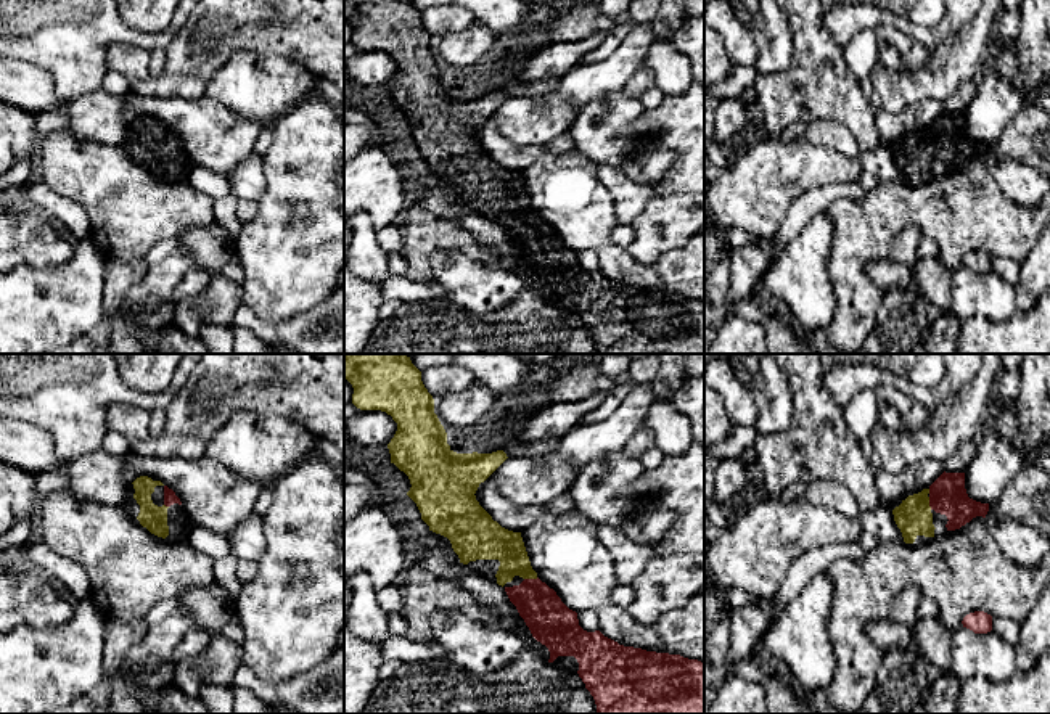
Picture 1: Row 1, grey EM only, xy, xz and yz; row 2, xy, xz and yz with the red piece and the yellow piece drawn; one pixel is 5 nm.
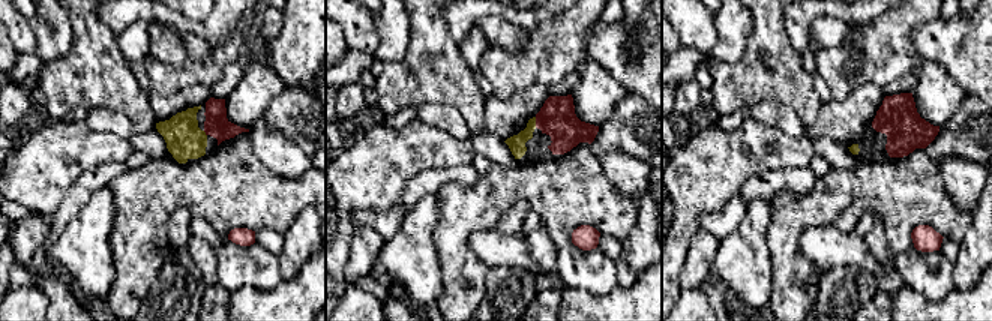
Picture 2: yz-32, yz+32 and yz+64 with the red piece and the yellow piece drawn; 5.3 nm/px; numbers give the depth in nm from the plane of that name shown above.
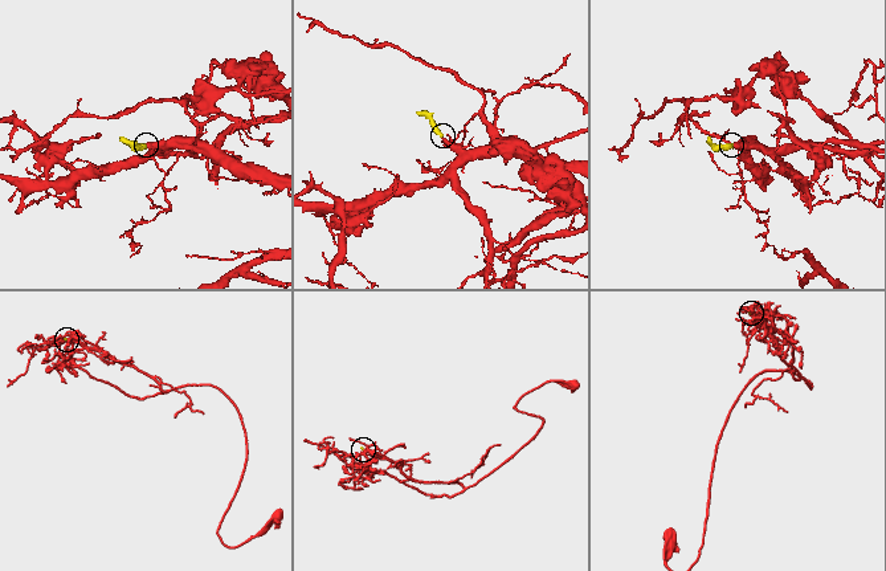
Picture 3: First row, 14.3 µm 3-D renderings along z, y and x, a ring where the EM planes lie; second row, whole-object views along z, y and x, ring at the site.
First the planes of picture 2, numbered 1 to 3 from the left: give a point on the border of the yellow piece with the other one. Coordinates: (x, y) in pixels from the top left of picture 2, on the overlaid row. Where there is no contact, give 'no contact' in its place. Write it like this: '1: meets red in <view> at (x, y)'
1: meets red in yz-32 at (206, 134)
2: meets red in yz+32 at (536, 122)
3: no contact

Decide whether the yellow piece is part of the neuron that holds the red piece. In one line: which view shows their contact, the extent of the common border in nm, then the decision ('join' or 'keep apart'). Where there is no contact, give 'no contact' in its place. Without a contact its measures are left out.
meets red in xz; contact 70 nm long; join

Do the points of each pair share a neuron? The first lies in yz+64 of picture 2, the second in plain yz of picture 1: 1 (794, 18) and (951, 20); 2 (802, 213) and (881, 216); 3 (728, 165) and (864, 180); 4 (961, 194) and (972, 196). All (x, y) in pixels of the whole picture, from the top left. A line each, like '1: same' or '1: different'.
1: same
2: same
3: different
4: different

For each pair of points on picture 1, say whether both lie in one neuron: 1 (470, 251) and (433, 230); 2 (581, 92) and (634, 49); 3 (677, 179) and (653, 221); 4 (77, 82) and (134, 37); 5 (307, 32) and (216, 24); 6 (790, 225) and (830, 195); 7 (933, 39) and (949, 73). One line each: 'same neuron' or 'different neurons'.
1: same neuron
2: same neuron
3: same neuron
4: same neuron
5: same neuron
6: same neuron
7: different neurons

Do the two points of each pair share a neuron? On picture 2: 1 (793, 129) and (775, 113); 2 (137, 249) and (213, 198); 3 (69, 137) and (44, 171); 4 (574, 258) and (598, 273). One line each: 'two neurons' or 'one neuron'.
1: one neuron
2: one neuron
3: one neuron
4: one neuron

